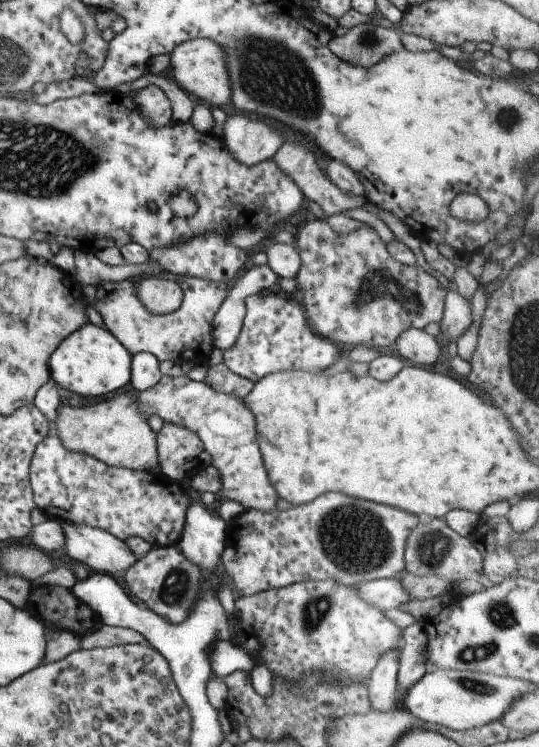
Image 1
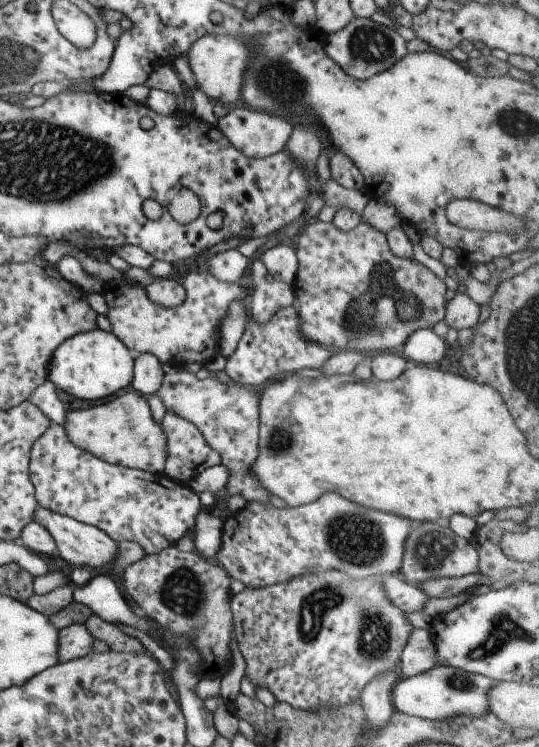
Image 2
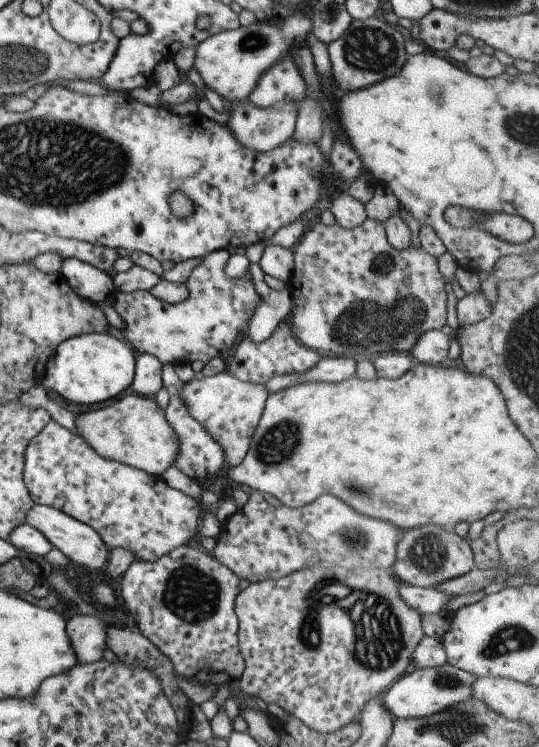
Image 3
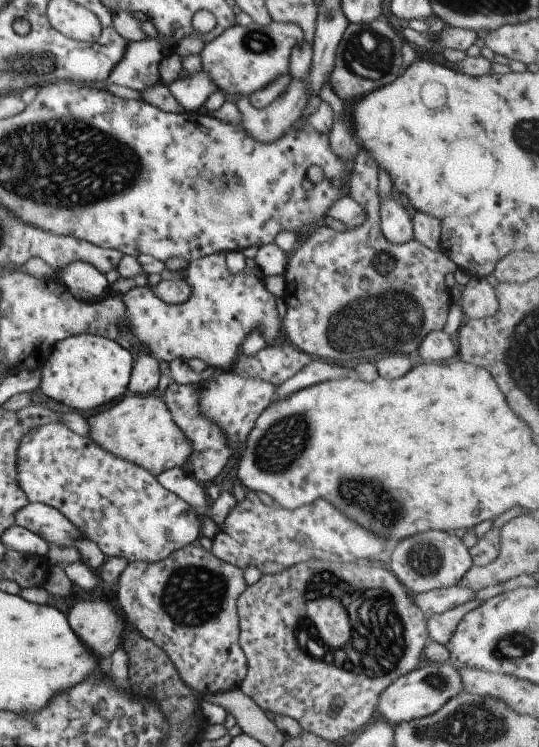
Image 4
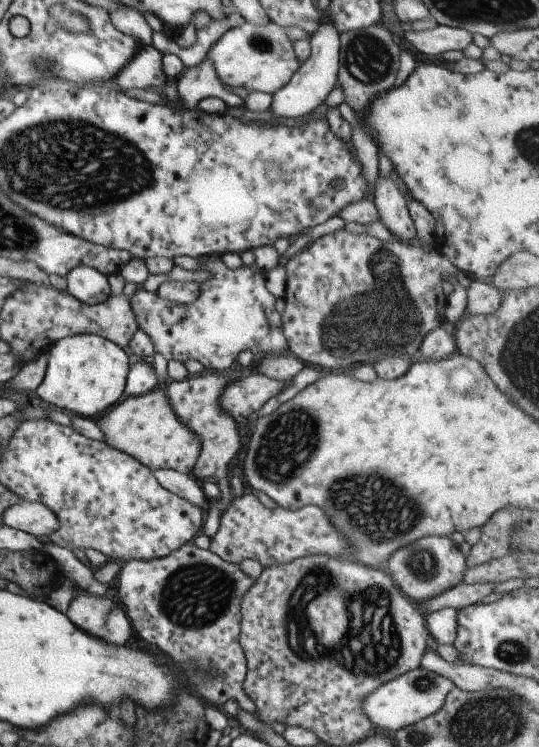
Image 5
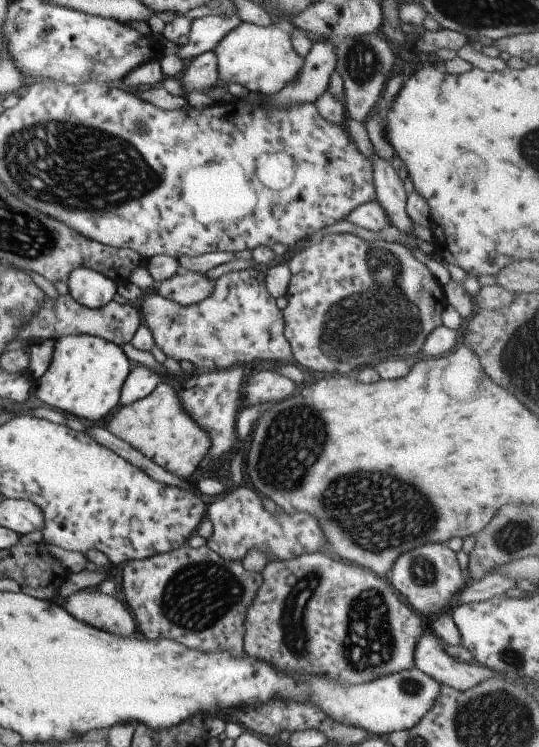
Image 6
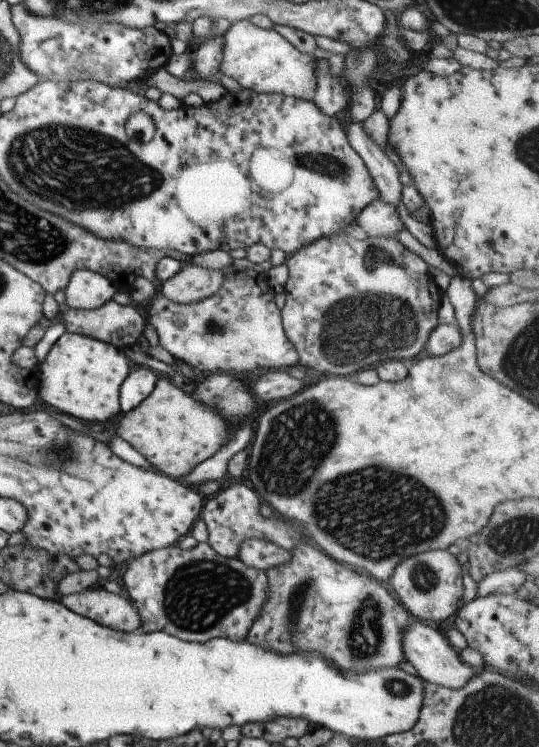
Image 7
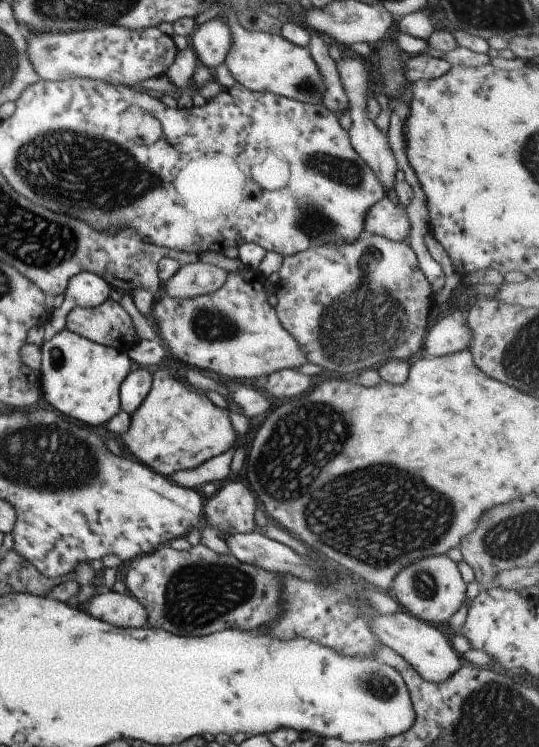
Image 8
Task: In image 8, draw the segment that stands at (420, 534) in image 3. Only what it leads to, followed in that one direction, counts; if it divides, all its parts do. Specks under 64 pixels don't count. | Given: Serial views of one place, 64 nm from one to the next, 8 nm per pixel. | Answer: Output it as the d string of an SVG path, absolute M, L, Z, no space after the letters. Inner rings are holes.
M443 553L427 555L401 567L391 581L389 592L404 612L429 624L443 624L461 606L465 585L456 563Z

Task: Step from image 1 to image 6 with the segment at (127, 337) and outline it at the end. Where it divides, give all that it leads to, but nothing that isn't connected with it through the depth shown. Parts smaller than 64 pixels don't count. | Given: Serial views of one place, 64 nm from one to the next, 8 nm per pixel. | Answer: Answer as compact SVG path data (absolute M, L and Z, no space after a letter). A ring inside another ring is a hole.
M254 267L220 275L212 282L209 296L194 305L178 305L154 290L143 296L138 312L155 346L167 358L197 373L230 369L255 360L293 362L289 343L283 336L282 311L275 307L275 297L265 288L264 273Z

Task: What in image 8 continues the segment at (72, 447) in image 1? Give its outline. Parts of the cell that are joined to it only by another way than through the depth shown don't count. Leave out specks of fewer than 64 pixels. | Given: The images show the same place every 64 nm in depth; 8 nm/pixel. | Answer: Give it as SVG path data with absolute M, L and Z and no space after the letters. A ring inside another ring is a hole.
M155 368L152 383L153 396L149 389L143 402L130 414L128 428L121 435L128 452L131 456L137 454L139 462L147 464L157 474L169 477L177 471L195 468L235 444L237 434L226 411L218 409L205 396L189 392L165 371ZM145 408L149 408L153 424L145 422Z

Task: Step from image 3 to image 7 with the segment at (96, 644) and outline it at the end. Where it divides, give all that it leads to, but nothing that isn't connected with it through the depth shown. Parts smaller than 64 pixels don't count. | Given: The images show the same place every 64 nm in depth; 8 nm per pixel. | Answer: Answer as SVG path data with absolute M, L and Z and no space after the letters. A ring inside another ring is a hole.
M100 585L60 596L58 600L67 610L117 632L135 633L141 626L141 618L133 604L118 594L105 591Z

